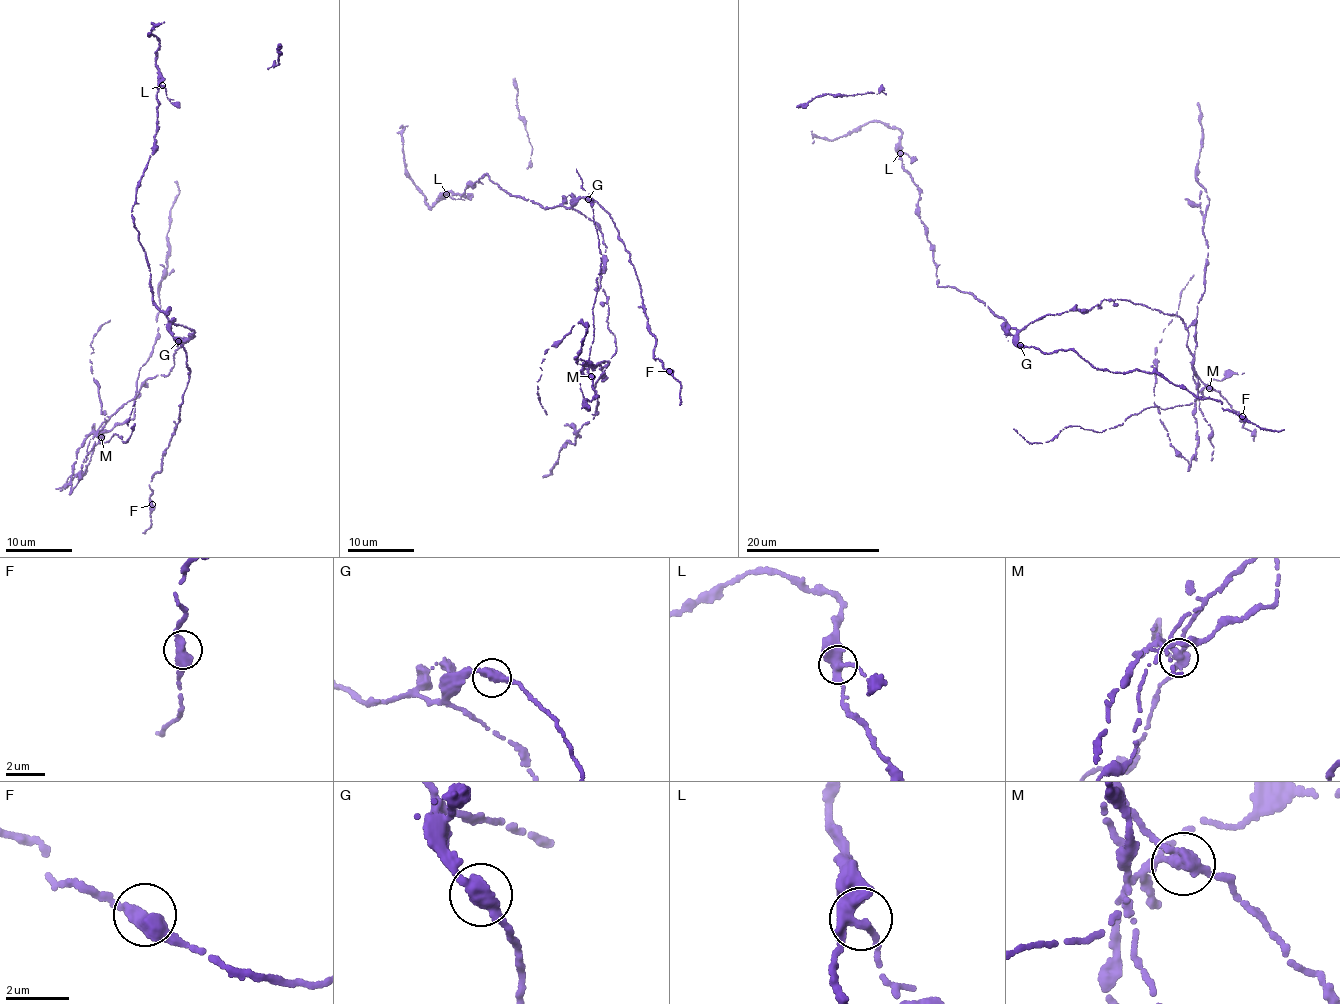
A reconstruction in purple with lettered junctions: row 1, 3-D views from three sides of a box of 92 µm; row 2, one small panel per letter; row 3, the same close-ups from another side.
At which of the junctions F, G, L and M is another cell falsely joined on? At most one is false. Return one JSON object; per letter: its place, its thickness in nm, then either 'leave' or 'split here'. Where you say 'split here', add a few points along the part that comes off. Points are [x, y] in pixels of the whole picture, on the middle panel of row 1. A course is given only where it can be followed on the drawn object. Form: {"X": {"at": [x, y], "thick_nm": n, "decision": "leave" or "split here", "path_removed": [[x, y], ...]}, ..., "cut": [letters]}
{"F": {"at": [669, 371], "thick_nm": 400, "decision": "leave"}, "G": {"at": [588, 199], "thick_nm": 400, "decision": "leave"}, "L": {"at": [446, 194], "thick_nm": 320, "decision": "leave"}, "M": {"at": [591, 376], "thick_nm": 320, "decision": "split here", "path_removed": [[591, 376], [583, 367], [609, 362], [595, 383], [593, 419], [574, 445], [566, 441], [543, 476]]}, "cut": ["M"]}

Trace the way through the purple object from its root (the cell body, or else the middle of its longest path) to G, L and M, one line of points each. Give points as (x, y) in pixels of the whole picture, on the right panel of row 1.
G: (1065, 311), (1046, 314), (1026, 325), (1019, 332), (1016, 344), (1020, 345)
L: (1065, 311), (1018, 330), (976, 297), (937, 285), (932, 245), (918, 213), (919, 191), (900, 153)
M: (1065, 311), (1086, 312), (1104, 299), (1124, 299), (1179, 317), (1189, 333), (1192, 368), (1209, 389)

